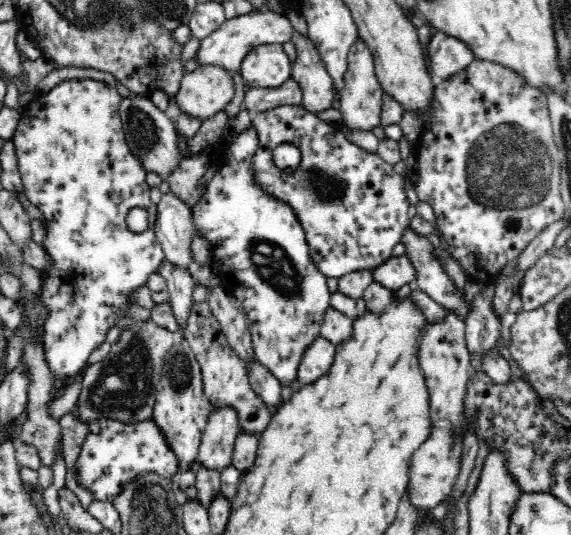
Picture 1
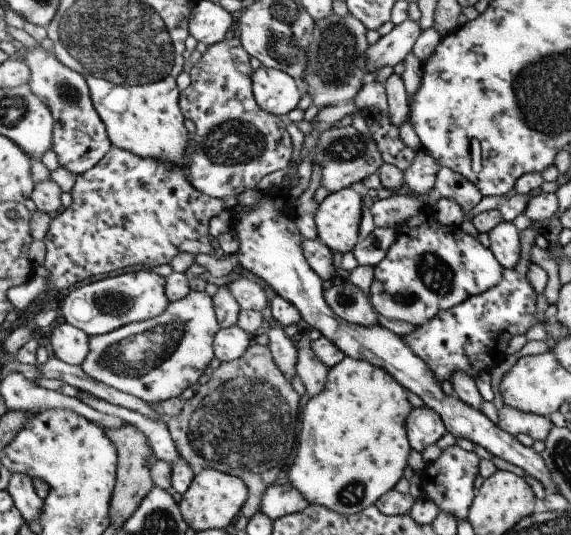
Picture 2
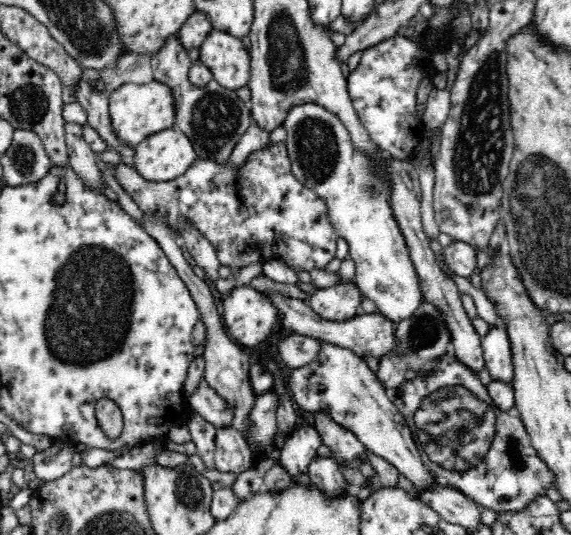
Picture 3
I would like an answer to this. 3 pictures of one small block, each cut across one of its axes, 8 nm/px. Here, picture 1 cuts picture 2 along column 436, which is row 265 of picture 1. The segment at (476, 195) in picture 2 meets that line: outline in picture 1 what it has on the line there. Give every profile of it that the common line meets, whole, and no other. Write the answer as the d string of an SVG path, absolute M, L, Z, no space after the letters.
M174 192L162 194L157 204L156 238L164 250L168 261L194 268L190 256L192 237L192 212L187 203Z

